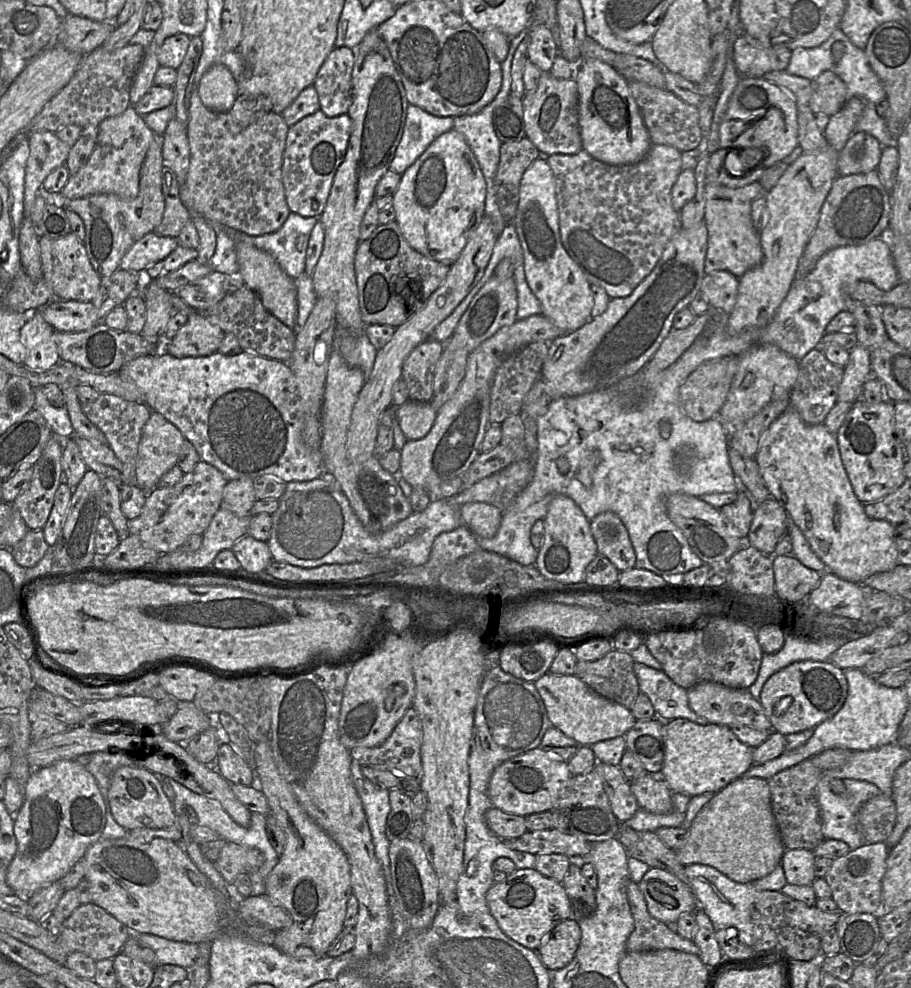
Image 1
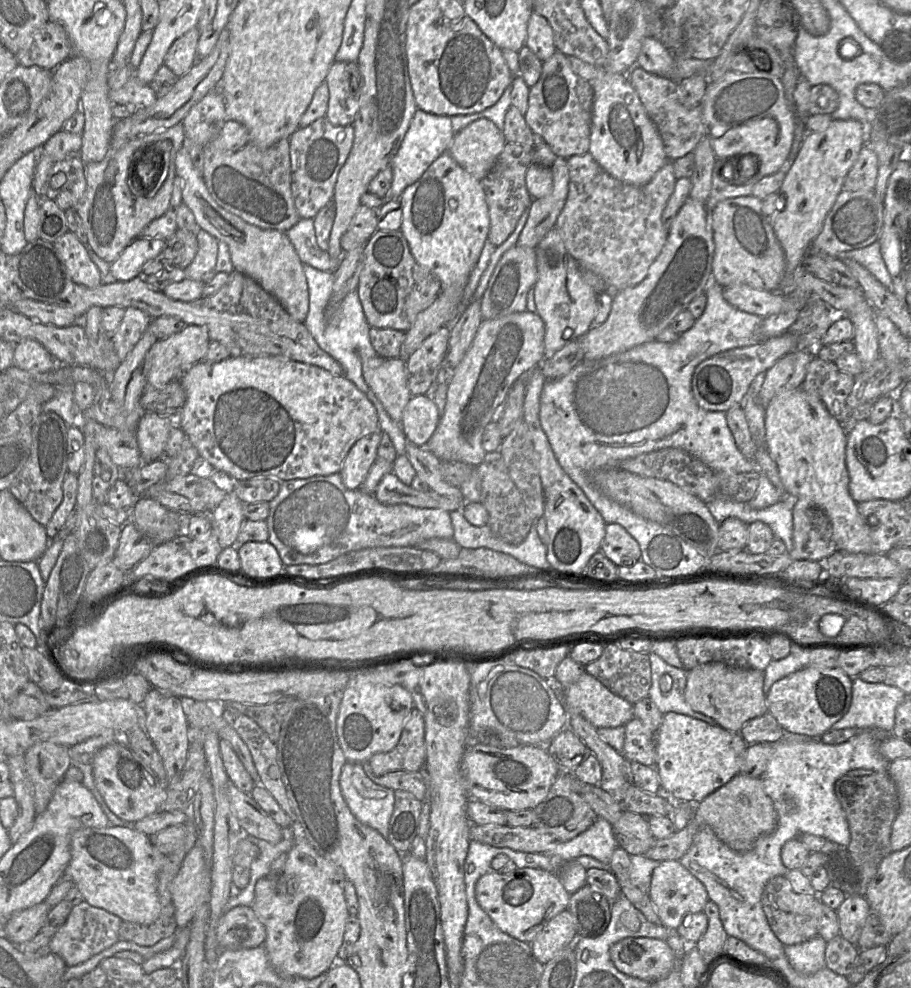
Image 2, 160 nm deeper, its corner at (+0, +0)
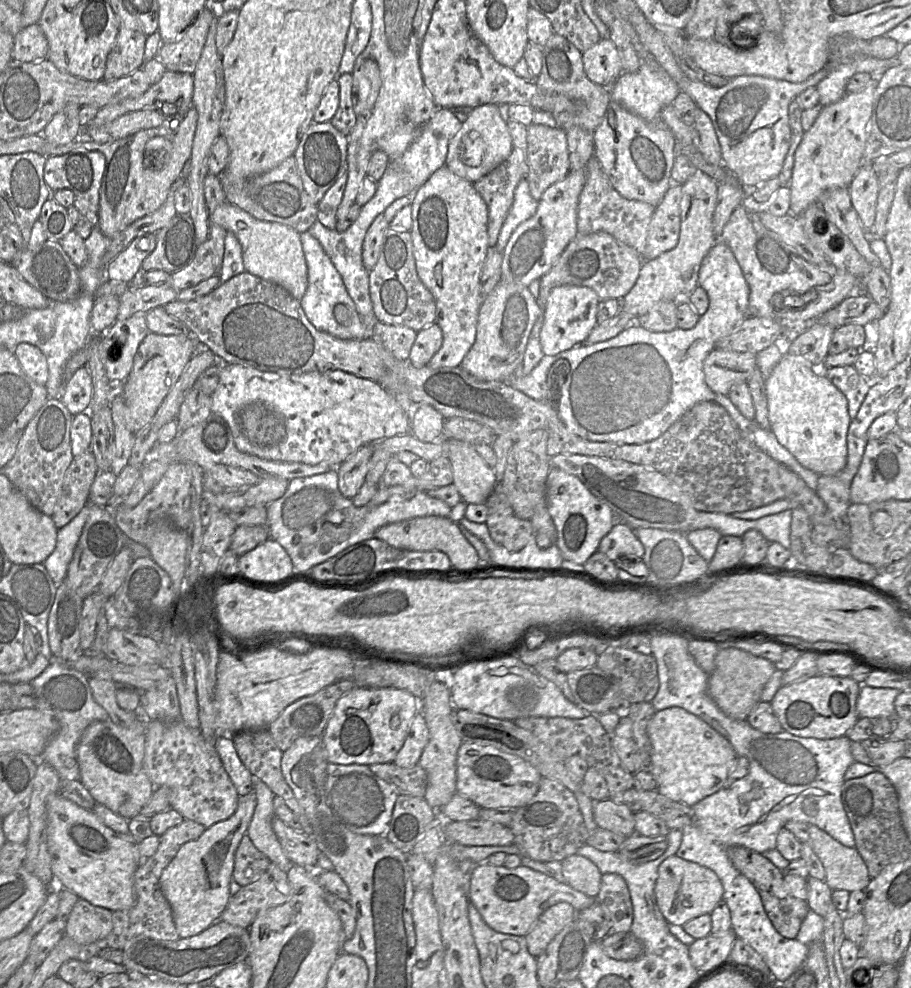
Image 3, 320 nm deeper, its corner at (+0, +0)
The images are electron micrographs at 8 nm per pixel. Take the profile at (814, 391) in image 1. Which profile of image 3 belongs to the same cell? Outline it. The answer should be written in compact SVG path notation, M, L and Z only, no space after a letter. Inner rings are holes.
M812 366L816 374L824 374L847 398L848 412L854 419L871 387L871 383L861 376L853 366L833 367L824 370L822 366Z

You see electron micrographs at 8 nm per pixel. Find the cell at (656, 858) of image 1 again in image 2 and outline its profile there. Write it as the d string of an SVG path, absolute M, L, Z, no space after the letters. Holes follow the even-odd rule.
M624 811L612 828L618 846L630 855L645 855L656 841L648 819L637 813Z

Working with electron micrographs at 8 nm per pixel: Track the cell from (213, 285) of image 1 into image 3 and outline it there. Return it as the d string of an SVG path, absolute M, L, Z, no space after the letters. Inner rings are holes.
M168 283L134 288L128 285L119 297L117 320L126 320L136 314L145 314L151 309L177 300L178 292Z

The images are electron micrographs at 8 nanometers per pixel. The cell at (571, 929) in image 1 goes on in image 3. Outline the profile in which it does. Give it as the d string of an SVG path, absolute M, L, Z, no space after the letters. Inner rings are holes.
M567 902L546 909L525 936L529 953L535 958L540 956L552 939L576 917L576 910Z

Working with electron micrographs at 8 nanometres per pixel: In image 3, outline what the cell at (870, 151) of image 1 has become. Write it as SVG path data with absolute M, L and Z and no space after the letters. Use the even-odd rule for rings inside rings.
M872 163L861 164L848 189L851 204L859 217L860 224L868 232L875 220L878 196L878 175Z

